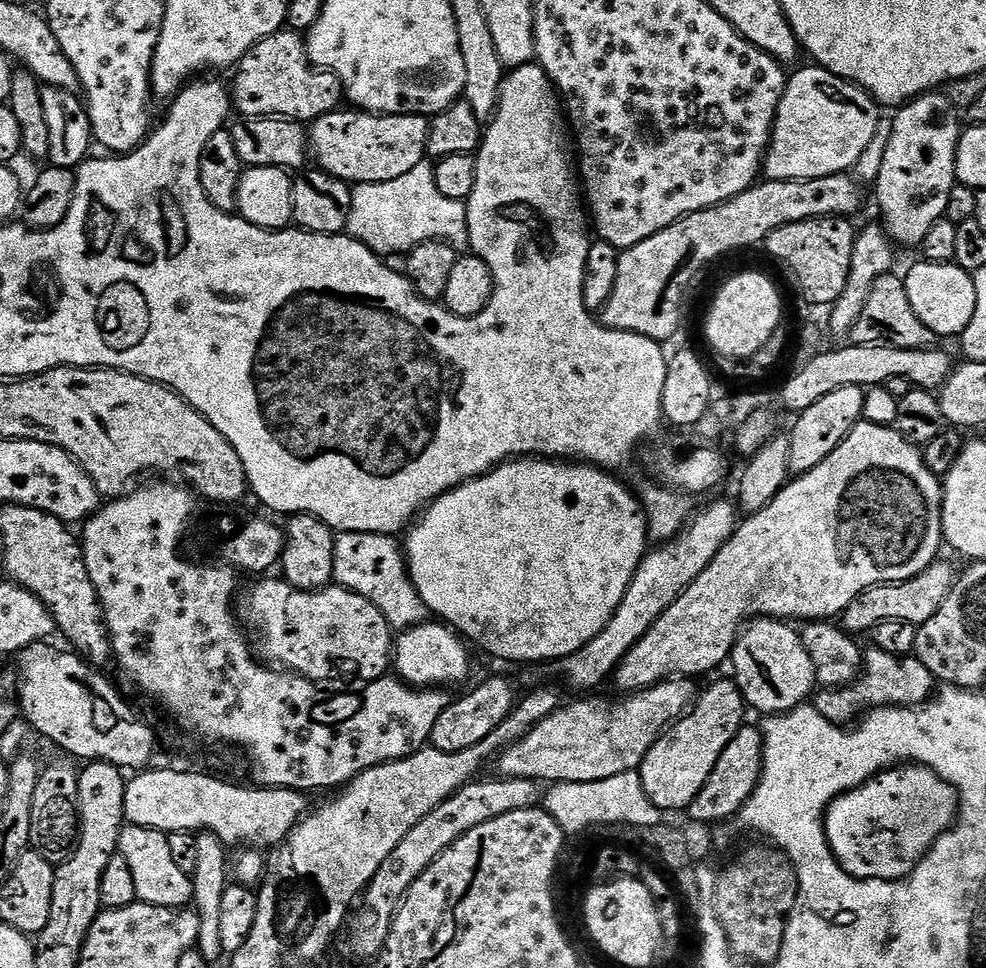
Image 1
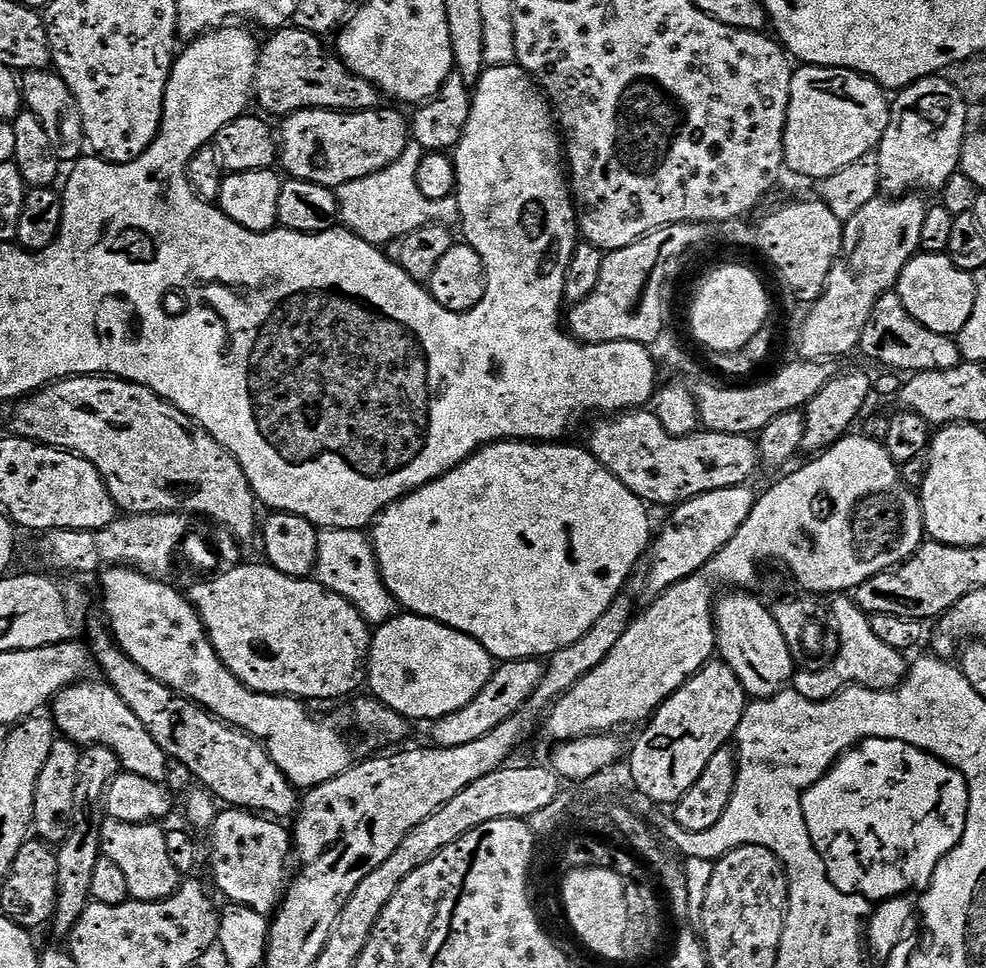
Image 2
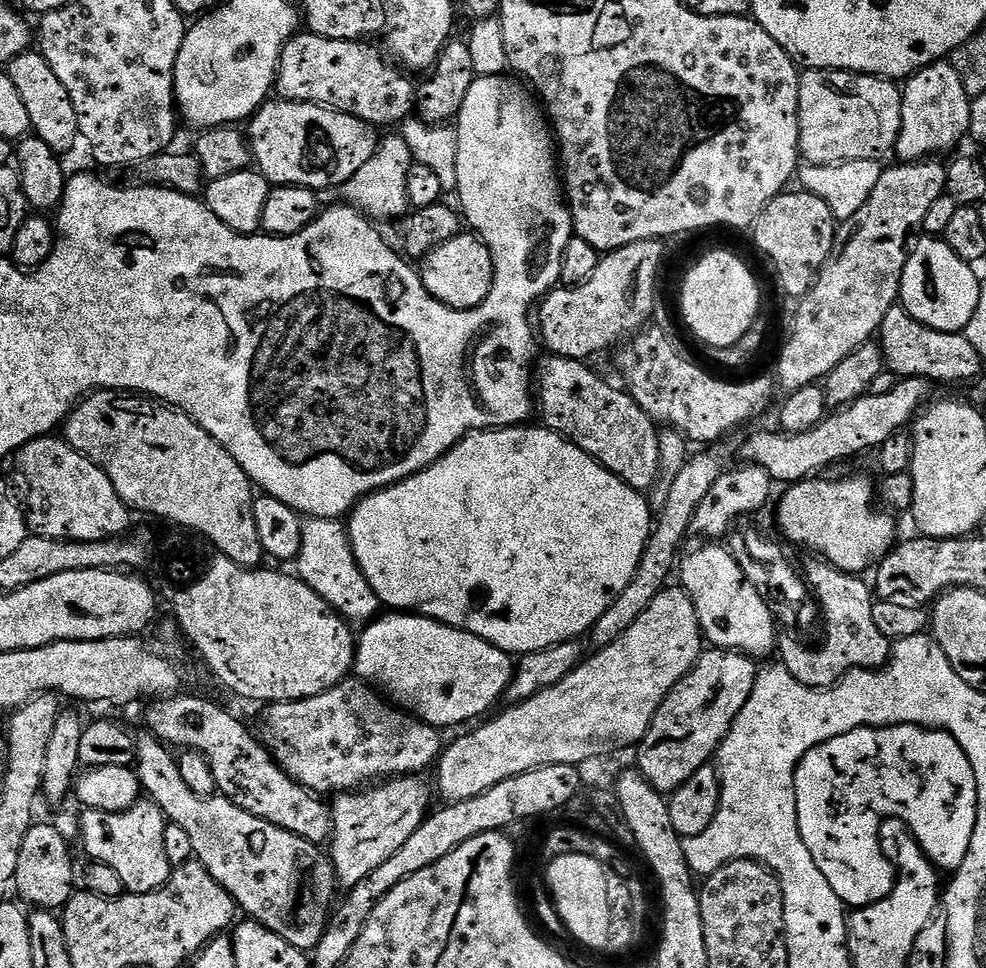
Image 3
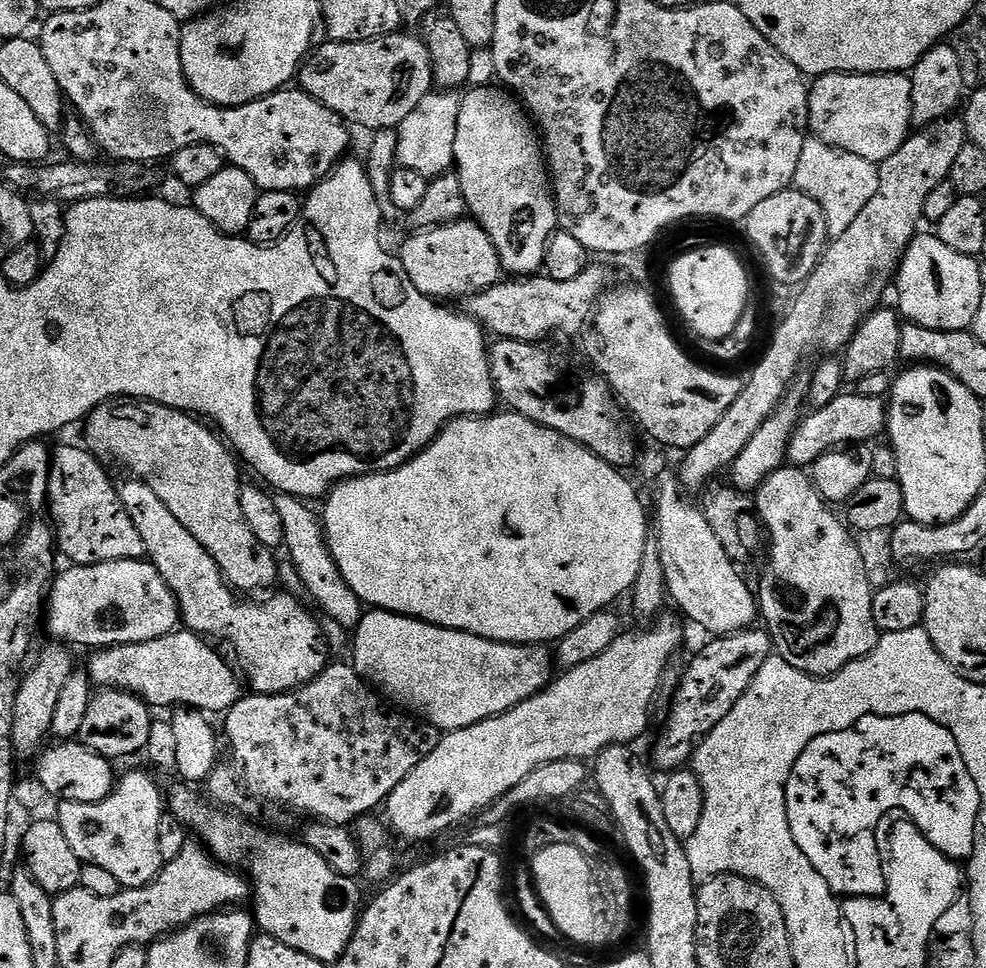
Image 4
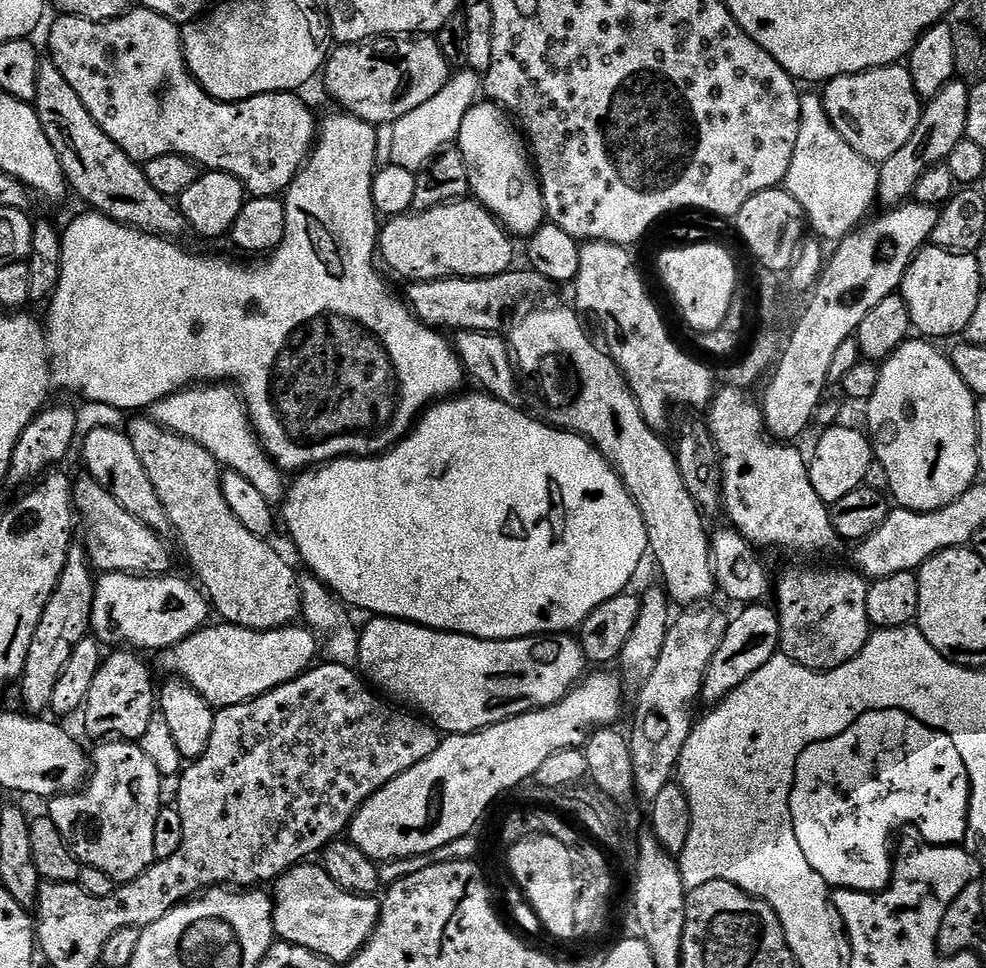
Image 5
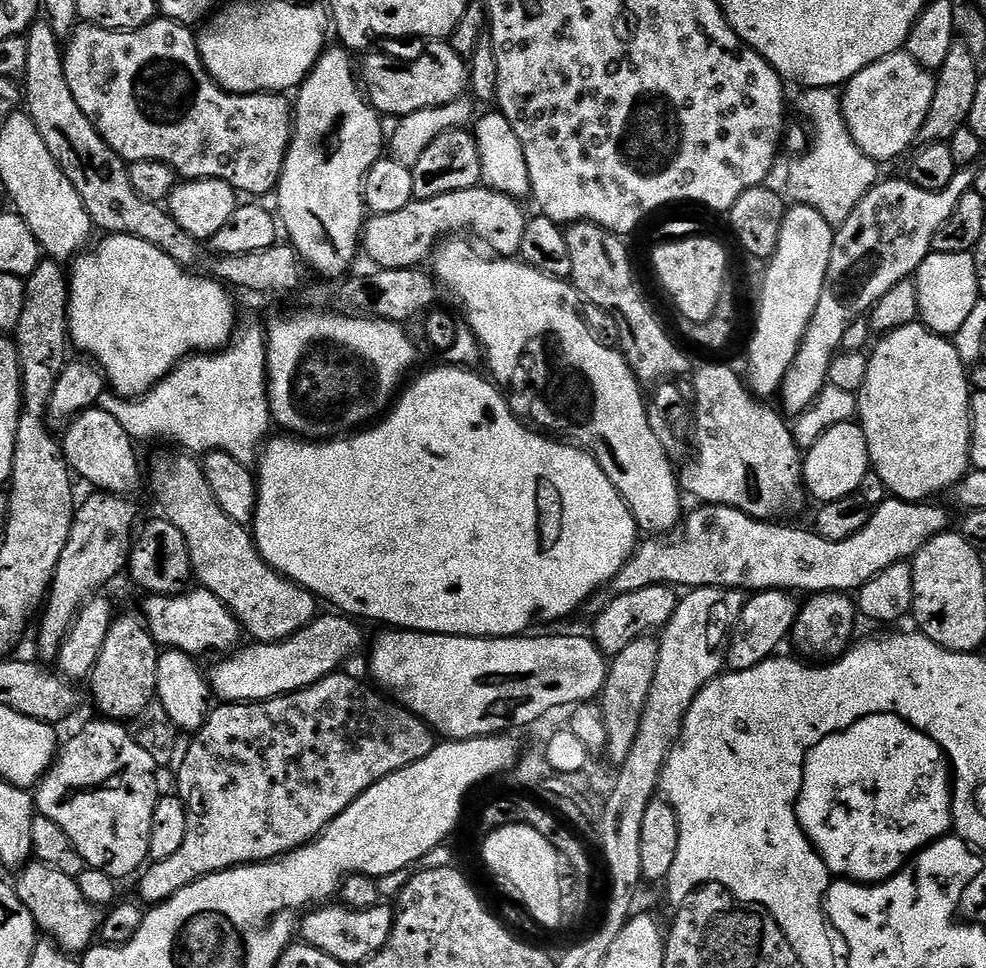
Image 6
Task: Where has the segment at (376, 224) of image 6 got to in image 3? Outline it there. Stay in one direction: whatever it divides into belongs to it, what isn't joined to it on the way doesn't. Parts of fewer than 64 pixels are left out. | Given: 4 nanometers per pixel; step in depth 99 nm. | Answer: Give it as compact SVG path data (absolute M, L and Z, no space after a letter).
M461 234L442 242L431 254L418 264L418 275L424 290L440 304L459 312L468 312L484 303L494 282L492 249L486 247L475 234Z

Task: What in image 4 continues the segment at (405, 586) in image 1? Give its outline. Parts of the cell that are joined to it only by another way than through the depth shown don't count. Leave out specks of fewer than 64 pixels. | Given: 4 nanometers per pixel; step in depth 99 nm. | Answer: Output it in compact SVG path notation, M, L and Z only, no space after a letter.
M283 494L276 496L278 514L282 517L284 530L283 547L288 548L288 556L292 559L292 564L288 560L281 559L278 564L278 580L285 584L287 591L292 594L300 594L305 588L312 595L311 603L315 605L321 613L325 612L332 620L324 620L322 627L324 637L328 641L329 649L347 649L350 644L349 633L344 633L344 628L355 630L363 618L366 605L350 590L346 584L346 578L342 578L342 570L334 562L334 558L328 549L328 542L324 535L323 523L311 512L309 505L301 500L299 496L286 496Z

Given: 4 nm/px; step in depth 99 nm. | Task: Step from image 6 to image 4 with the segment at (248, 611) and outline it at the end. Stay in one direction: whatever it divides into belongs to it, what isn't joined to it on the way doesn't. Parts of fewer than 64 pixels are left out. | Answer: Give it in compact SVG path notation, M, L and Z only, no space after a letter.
M117 398L106 404L99 404L88 416L83 428L84 436L88 439L88 451L101 462L113 460L114 463L121 464L128 471L125 473L146 482L146 486L150 486L150 490L154 490L154 494L158 494L158 498L166 502L167 508L174 513L174 518L178 518L178 522L182 522L182 526L186 526L186 530L190 530L190 534L194 534L194 538L202 542L210 558L218 562L229 588L240 594L256 594L252 592L260 592L272 583L277 583L278 560L277 557L272 557L275 556L273 549L262 546L262 542L254 538L254 530L250 530L246 517L242 514L241 465L230 451L229 445L207 423L201 422L195 415L179 412L177 408L168 408L165 404L156 404L153 400Z

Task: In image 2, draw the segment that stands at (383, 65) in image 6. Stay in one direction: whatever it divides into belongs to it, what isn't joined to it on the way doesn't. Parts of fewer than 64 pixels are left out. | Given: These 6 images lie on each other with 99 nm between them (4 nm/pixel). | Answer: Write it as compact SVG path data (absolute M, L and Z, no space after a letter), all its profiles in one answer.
M295 26L275 29L269 36L268 41L263 41L256 67L254 100L260 103L261 113L283 118L307 108L370 112L381 107L380 89L350 72L335 51L324 52L321 37Z

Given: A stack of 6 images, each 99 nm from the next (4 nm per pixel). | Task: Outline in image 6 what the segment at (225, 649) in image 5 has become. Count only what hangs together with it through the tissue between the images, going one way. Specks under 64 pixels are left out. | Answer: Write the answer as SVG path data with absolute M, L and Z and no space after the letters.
M317 615L288 640L273 644L252 642L249 648L237 647L235 652L217 659L212 672L210 668L211 695L225 704L251 704L253 700L269 700L314 686L314 682L341 671L347 660L361 651L361 625L347 615L332 615L336 616Z

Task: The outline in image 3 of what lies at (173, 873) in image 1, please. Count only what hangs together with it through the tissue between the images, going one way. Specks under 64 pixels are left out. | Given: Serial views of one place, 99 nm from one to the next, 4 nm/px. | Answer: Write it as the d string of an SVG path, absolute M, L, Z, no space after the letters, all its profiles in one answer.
M141 799L125 812L83 813L80 820L80 836L88 851L88 860L110 866L122 878L122 886L128 894L150 894L158 890L172 877L173 866L166 858L166 846L162 842L166 817L163 810L151 799Z

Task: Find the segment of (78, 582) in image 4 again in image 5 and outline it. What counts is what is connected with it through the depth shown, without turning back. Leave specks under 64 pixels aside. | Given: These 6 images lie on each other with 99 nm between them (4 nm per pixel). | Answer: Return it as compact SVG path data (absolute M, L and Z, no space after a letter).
M125 572L103 573L96 580L94 590L91 635L104 646L128 645L136 650L163 650L205 627L209 623L208 612L210 616L207 595L191 579L183 580L176 575L131 576Z

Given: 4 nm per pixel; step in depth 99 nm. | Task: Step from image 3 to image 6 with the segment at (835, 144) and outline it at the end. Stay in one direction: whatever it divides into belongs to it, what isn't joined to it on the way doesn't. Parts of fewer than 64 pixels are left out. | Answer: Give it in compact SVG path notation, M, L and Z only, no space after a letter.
M907 50L895 52L866 66L866 70L854 74L854 78L842 88L845 124L853 142L874 161L898 159L921 139L920 131L926 122L926 114L930 114L930 102L934 102L935 89L935 75L921 66Z

